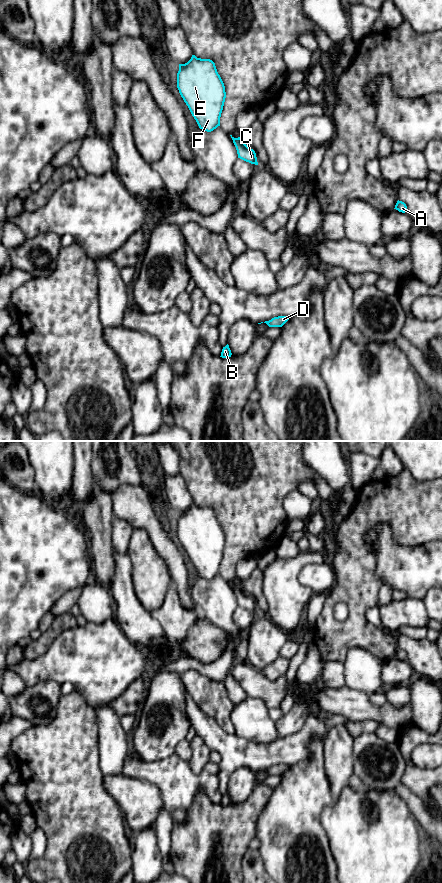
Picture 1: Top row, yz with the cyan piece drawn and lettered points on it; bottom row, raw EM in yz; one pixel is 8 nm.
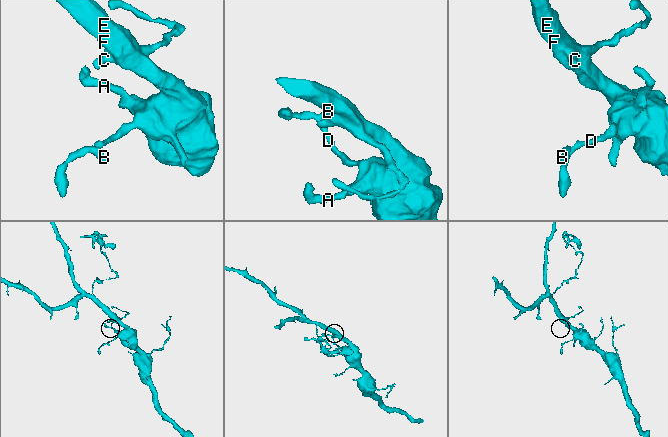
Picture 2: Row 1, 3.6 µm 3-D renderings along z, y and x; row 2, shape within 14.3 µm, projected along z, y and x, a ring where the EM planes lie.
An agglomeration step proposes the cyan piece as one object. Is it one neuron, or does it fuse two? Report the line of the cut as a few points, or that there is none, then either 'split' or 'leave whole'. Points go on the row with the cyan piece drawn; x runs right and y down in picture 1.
no cut; leave whole

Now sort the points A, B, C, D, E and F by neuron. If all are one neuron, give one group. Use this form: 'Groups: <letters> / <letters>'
Groups: A B C D E F

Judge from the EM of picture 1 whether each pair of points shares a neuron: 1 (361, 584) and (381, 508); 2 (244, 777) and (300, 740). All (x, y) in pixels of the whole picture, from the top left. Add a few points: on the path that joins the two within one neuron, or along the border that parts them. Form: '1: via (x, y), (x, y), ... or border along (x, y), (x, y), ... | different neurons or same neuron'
1: via (359, 565), (359, 530), (362, 527) | same neuron
2: border along (255, 772), (239, 767), (230, 780) | different neurons

